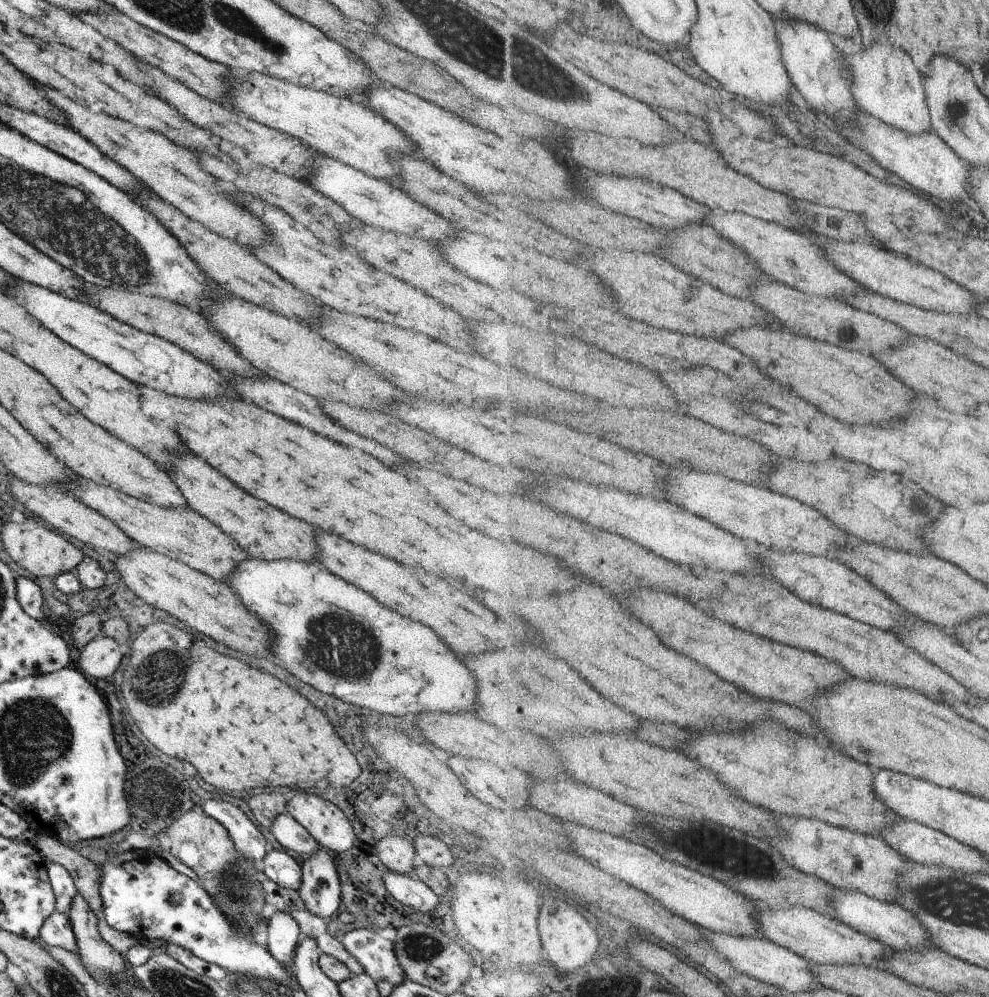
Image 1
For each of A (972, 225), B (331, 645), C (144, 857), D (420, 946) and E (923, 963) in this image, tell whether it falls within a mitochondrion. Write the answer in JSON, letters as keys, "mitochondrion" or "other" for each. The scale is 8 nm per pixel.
{"A":"other","B":"mitochondrion","C":"other","D":"mitochondrion","E":"other"}

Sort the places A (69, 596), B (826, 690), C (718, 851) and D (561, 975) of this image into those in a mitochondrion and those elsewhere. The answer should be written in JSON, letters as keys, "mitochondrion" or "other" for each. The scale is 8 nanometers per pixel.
{"A":"other","B":"other","C":"mitochondrion","D":"other"}

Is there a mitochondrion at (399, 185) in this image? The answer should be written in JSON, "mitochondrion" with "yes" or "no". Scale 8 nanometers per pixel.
{"mitochondrion":"no"}

